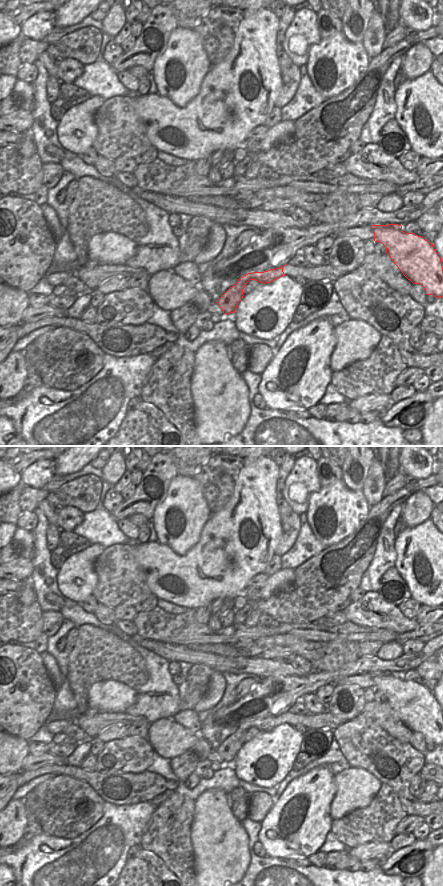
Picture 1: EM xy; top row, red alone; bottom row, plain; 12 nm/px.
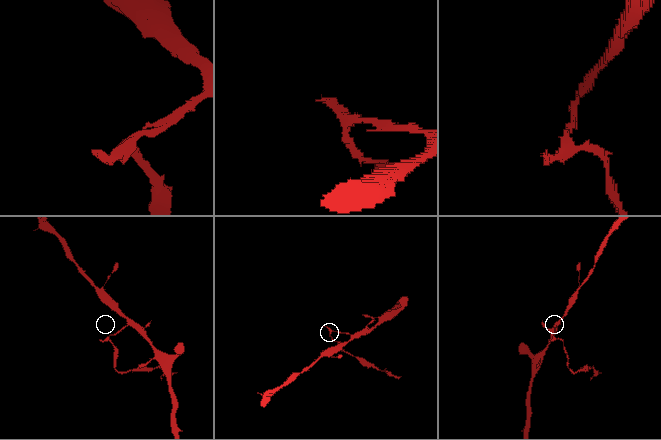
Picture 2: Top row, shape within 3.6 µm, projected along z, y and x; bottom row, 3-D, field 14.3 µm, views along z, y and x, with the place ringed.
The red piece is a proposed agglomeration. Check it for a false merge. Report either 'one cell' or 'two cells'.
two cells

